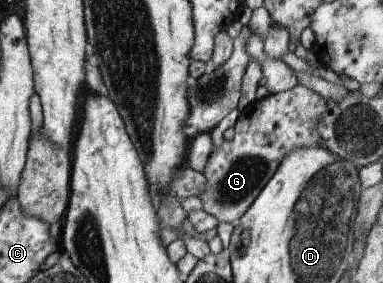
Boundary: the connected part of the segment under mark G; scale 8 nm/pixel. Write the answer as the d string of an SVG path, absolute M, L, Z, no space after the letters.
M301 84L254 101L241 113L234 139L225 140L220 147L213 147L209 154L202 171L205 187L199 197L203 211L212 215L218 223L237 223L290 151L322 144L316 125L321 114L323 116L326 113L327 103L319 94Z

